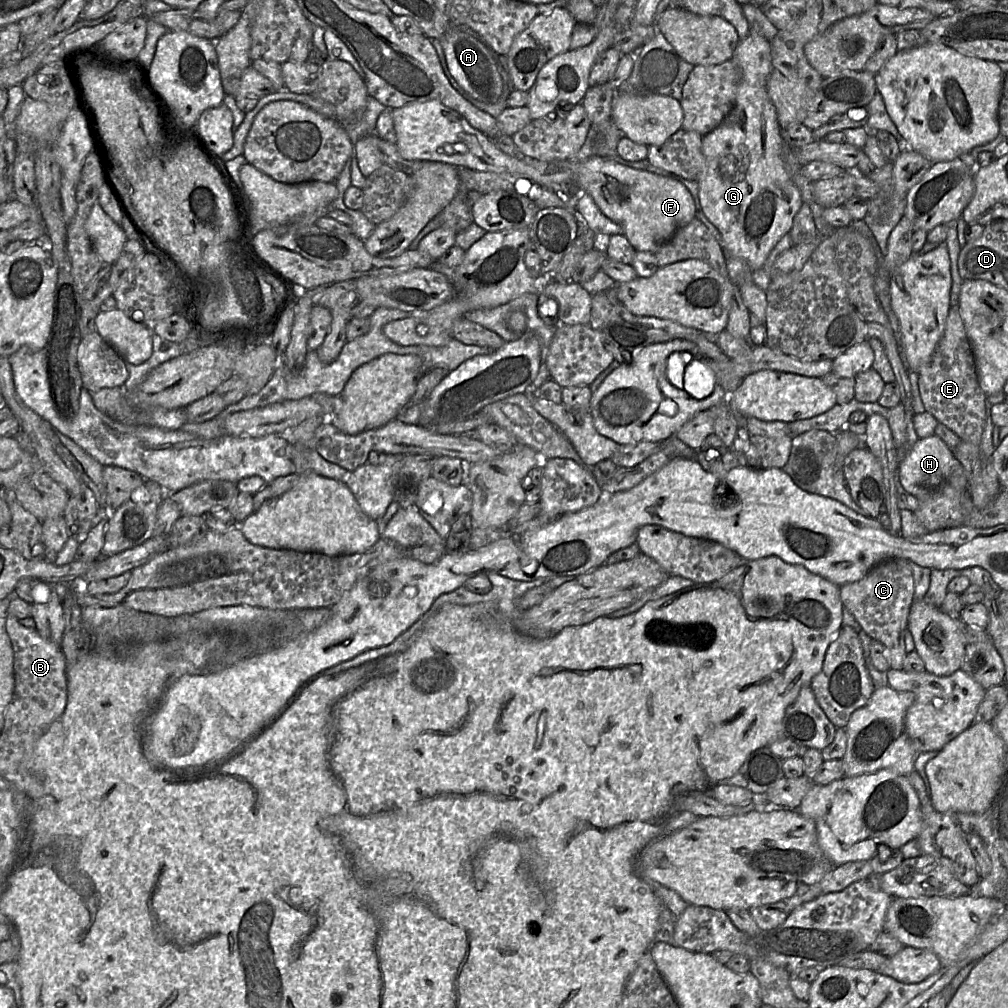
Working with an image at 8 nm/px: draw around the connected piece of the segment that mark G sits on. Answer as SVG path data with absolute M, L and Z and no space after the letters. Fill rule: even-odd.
M750 29L748 35L739 41L731 60L736 63L741 76L736 102L722 123L703 136L705 170L698 182L699 198L704 215L722 235L723 249L730 255L743 259L753 271L763 267L775 245L790 232L794 217L804 201L785 166L781 127L767 91L767 82L772 71L770 41Z

